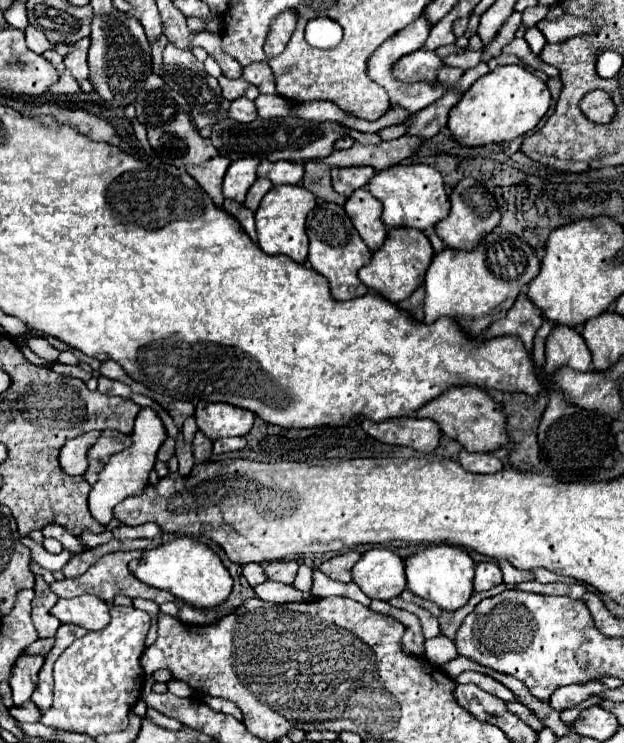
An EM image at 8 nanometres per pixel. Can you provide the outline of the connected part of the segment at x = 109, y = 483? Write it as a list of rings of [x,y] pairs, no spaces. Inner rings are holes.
[[[141,408],[139,416],[135,418],[133,446],[123,450],[123,452],[119,452],[119,454],[115,454],[109,460],[109,464],[101,470],[97,484],[89,492],[89,510],[91,510],[95,520],[99,520],[103,526],[109,524],[109,520],[113,518],[113,508],[121,500],[125,500],[127,496],[135,496],[135,494],[143,492],[143,488],[147,486],[149,472],[153,470],[157,450],[159,450],[159,446],[163,444],[165,438],[167,438],[167,432],[165,432],[163,422],[159,420],[159,416],[151,408]]]

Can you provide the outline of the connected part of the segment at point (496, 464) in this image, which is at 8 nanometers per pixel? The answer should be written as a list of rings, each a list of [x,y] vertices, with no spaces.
[[[467,450],[459,452],[459,464],[467,472],[475,472],[475,474],[493,474],[503,468],[501,460],[495,458],[493,454],[469,454]]]

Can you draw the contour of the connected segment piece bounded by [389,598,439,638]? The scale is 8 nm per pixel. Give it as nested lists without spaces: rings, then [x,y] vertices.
[[[393,598],[389,604],[391,604],[391,606],[401,604],[401,608],[405,608],[407,612],[413,612],[413,614],[421,620],[421,626],[423,626],[423,634],[425,634],[425,638],[435,638],[435,636],[439,636],[439,624],[437,624],[437,620],[435,620],[425,608],[421,608],[421,606],[417,606],[417,604],[403,602],[401,598]]]

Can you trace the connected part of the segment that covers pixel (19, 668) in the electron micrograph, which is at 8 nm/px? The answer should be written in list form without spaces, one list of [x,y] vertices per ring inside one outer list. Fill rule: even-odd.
[[[19,656],[11,676],[9,676],[9,684],[13,690],[13,700],[15,706],[21,706],[23,702],[27,702],[37,686],[37,674],[43,666],[43,656]]]

